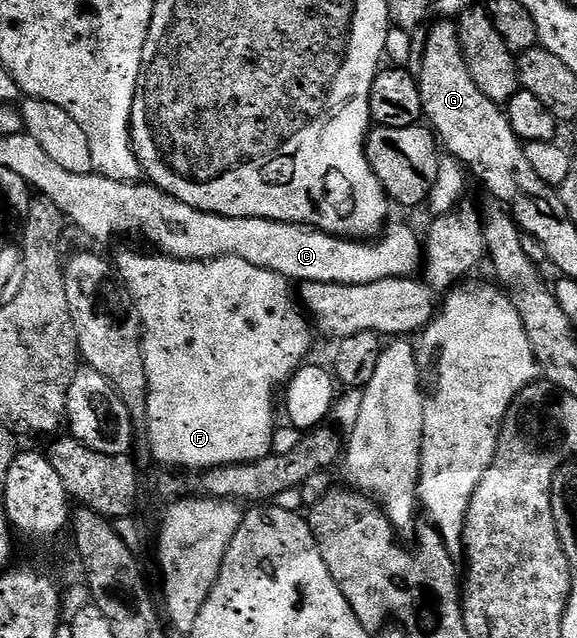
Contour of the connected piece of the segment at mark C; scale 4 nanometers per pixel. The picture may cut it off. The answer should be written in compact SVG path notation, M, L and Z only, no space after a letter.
M159 188L155 191L153 247L162 256L177 258L178 261L239 258L295 283L335 282L338 285L361 286L385 278L412 276L421 263L421 243L418 236L415 237L407 227L384 235L371 242L358 241L275 220L215 216L191 208Z

